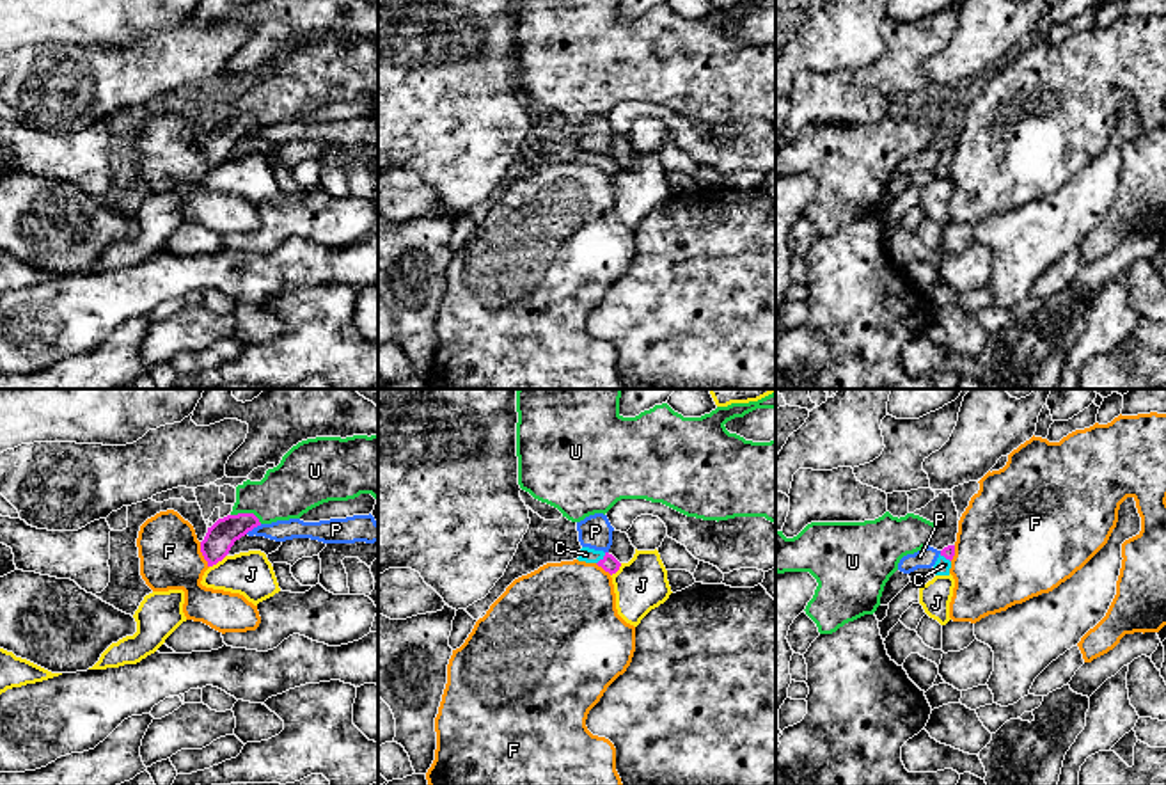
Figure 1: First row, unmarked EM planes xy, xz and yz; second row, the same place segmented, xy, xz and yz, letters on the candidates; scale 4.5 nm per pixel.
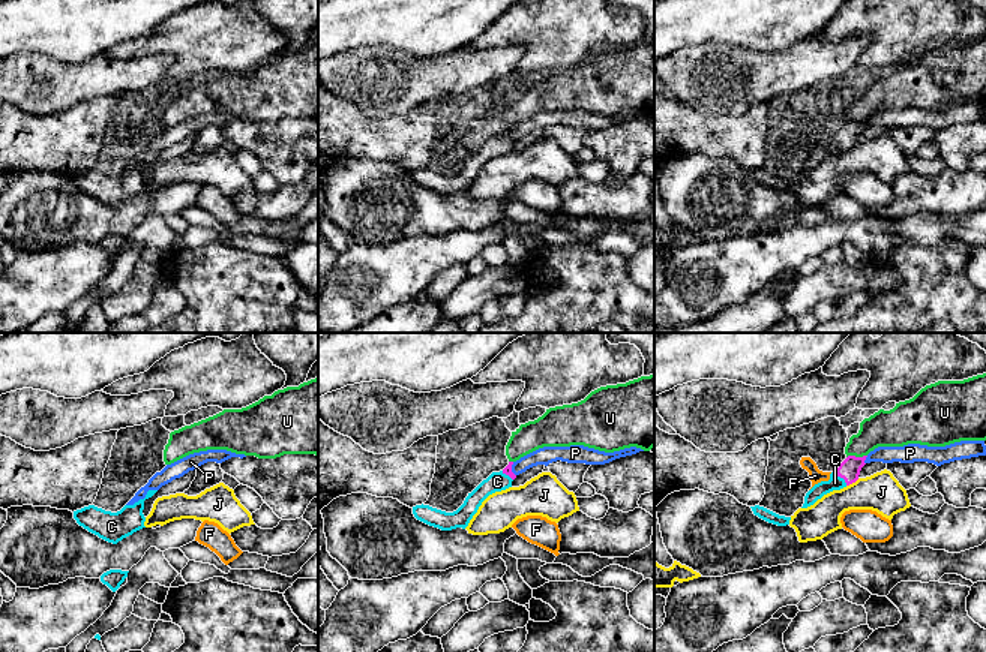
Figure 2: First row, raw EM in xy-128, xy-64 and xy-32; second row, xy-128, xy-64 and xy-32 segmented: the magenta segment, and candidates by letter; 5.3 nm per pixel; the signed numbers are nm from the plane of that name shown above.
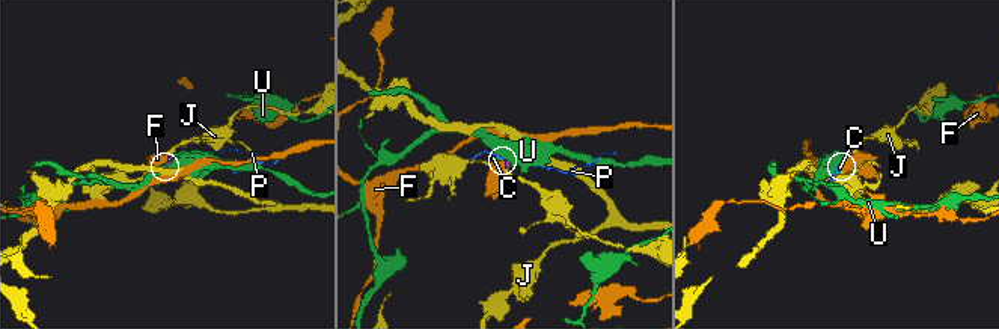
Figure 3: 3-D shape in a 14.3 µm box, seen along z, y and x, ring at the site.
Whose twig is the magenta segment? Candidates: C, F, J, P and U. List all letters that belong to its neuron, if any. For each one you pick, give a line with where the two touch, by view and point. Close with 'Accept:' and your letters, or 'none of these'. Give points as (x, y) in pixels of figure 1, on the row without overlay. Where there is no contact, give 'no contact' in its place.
C: xz (604, 160)
Accept: C

